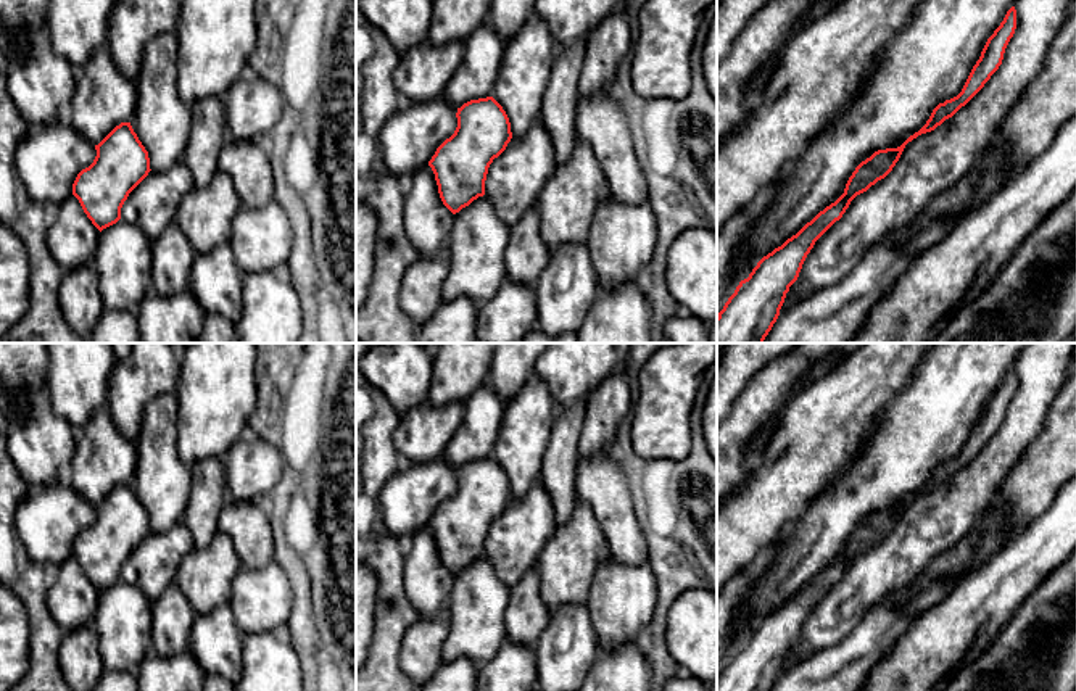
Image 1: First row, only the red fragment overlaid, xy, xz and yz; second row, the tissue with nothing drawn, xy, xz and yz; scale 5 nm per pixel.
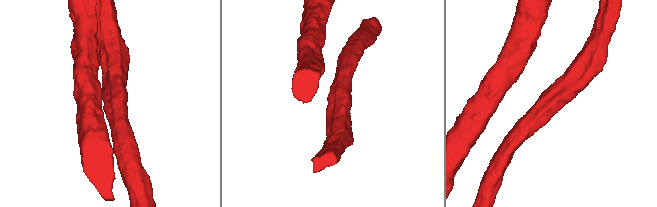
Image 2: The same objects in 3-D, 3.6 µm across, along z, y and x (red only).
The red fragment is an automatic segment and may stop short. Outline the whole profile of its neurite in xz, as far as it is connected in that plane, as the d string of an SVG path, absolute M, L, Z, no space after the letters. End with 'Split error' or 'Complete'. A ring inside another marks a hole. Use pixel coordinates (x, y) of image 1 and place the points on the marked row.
M493 97L464 103L456 118L454 134L428 161L440 198L453 214L485 195L488 168L512 139L509 118Z. Complete

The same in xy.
M130 122L116 126L95 150L93 163L77 174L72 195L101 232L121 219L121 208L129 193L151 169L148 151Z. Complete

